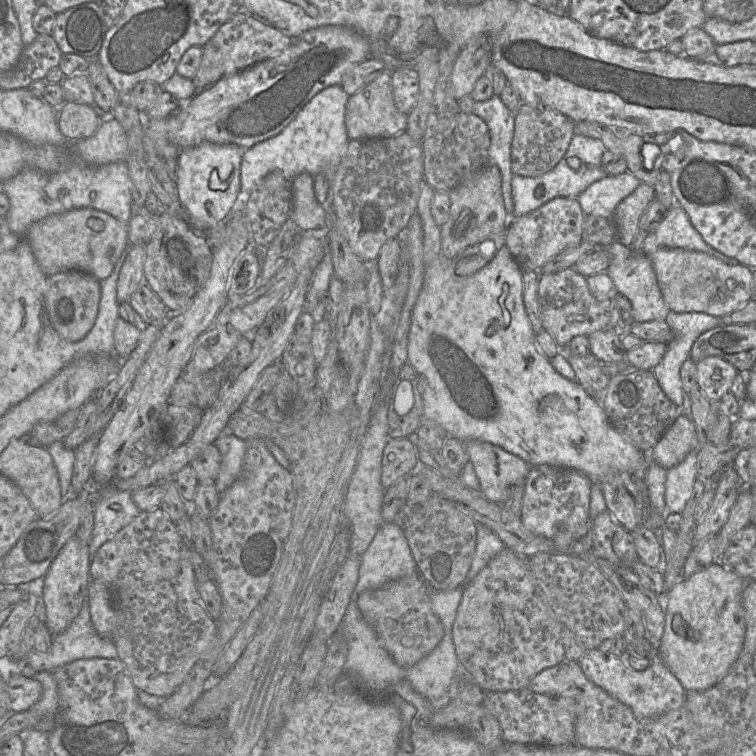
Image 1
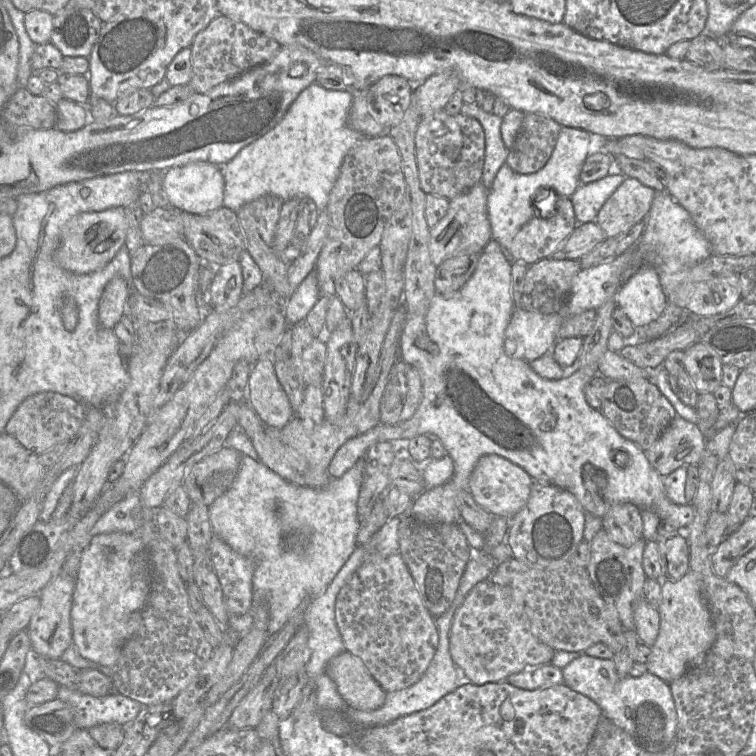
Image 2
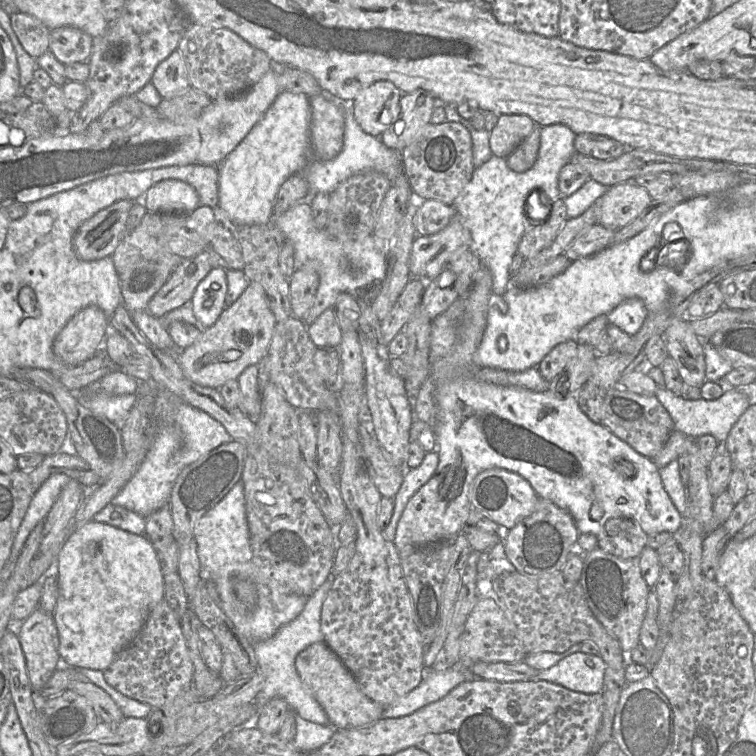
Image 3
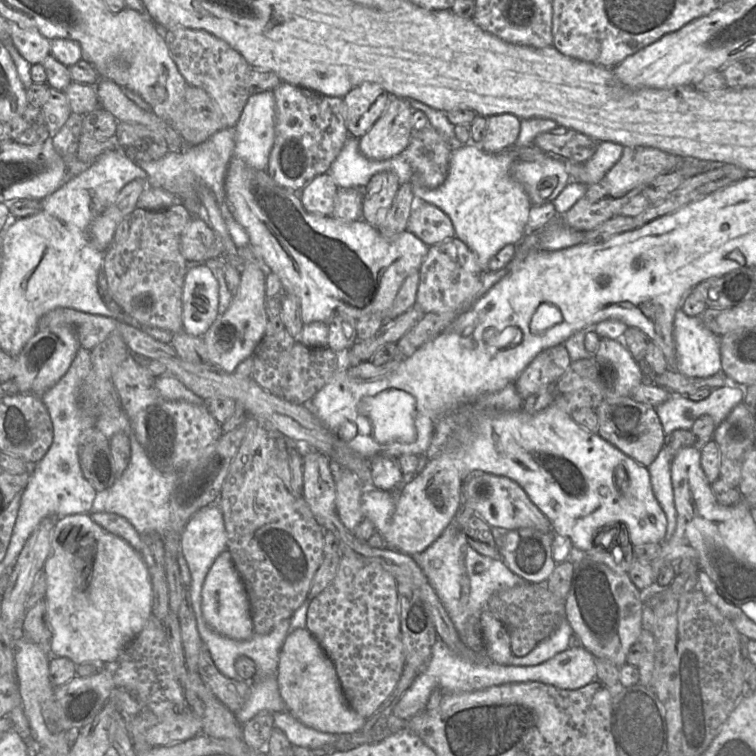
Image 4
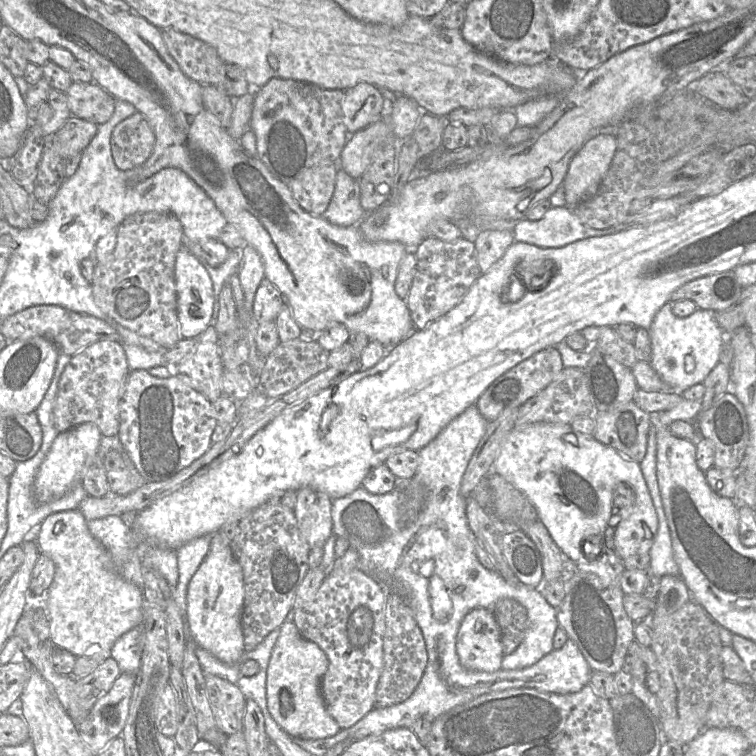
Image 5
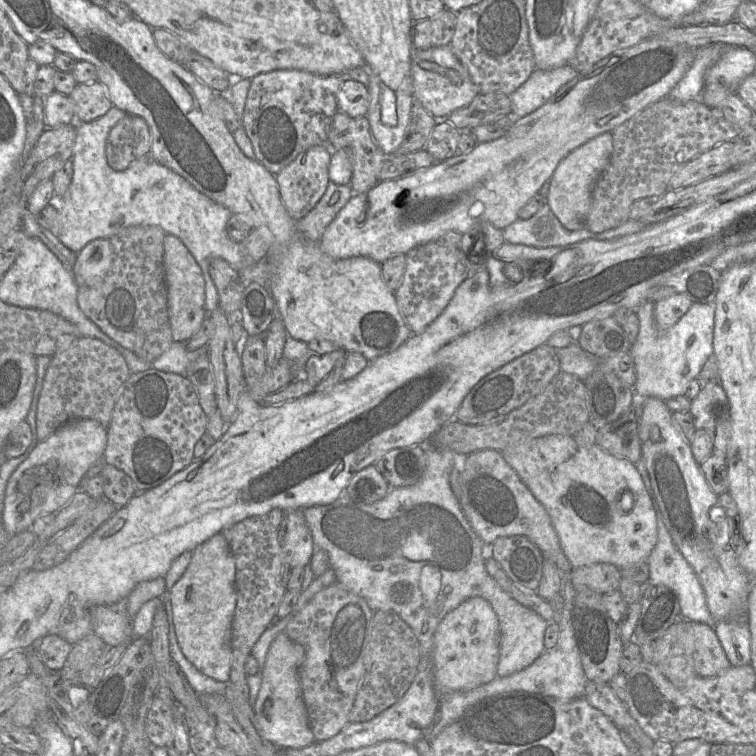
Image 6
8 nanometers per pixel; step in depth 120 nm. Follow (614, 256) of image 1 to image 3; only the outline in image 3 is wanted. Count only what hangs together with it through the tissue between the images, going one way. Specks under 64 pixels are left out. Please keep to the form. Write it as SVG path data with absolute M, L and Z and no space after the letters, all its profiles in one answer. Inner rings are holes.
M628 299L614 308L608 315L609 324L615 325L630 336L634 336L648 316L648 310L642 300Z

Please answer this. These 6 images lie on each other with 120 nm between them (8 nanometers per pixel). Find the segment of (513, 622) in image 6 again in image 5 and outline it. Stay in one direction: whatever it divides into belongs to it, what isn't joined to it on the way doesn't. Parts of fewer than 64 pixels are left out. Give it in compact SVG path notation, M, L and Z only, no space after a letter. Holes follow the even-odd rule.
M521 587L518 594L511 594L527 610L528 627L518 648L504 655L501 669L516 670L532 666L554 650L553 638L559 623L557 611L536 588Z

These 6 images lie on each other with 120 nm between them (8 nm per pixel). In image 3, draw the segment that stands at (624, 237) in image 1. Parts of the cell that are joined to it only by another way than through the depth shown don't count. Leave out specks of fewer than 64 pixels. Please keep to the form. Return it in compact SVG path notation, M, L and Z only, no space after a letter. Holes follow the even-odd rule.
M634 181L618 183L594 203L598 224L617 231L637 218L652 198L646 189Z

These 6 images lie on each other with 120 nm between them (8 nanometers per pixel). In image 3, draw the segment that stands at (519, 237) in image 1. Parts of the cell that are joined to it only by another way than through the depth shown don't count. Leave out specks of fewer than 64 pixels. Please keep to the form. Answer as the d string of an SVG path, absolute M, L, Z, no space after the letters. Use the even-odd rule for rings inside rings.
M558 199L550 204L550 213L544 222L527 219L527 228L519 242L517 254L524 259L535 257L555 240L568 219L566 206L563 199Z

